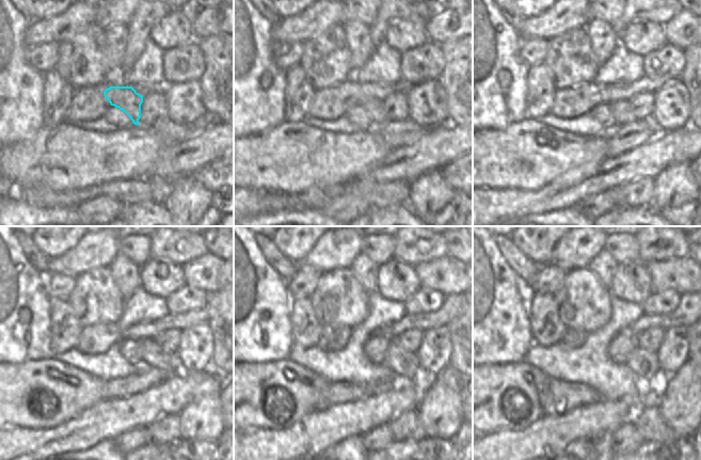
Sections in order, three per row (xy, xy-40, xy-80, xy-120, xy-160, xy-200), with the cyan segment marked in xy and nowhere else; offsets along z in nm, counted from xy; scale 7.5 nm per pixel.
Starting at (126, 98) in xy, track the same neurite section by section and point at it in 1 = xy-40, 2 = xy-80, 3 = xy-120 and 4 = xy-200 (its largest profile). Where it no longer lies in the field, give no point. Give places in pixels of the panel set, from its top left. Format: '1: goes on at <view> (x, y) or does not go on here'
1: goes on at xy-40 (375, 108)
2: goes on at xy-80 (622, 112)
3: goes on at xy-120 (153, 355)
4: goes on at xy-200 (646, 364)

